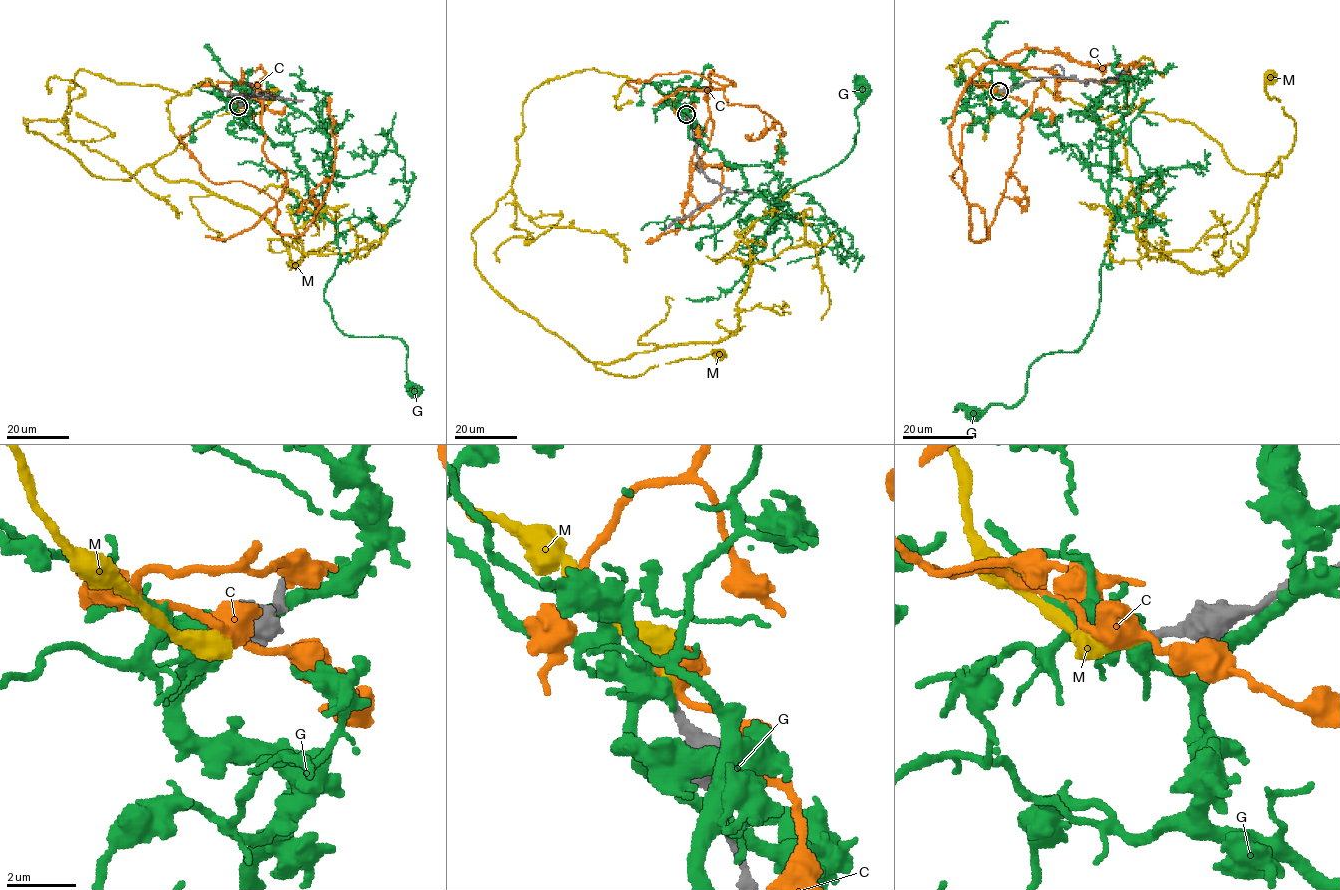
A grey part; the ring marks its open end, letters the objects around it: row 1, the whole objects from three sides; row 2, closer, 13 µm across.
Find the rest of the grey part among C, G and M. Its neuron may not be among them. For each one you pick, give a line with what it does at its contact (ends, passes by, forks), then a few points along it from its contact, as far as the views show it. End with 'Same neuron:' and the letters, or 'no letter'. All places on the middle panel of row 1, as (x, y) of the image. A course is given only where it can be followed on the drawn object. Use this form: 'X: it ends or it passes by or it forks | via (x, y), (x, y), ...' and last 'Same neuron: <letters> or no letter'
M: it ends | via (685, 115), (594, 69), (543, 82), (510, 191), (471, 237), (491, 287), (598, 369), (721, 354)
Same neuron: M

